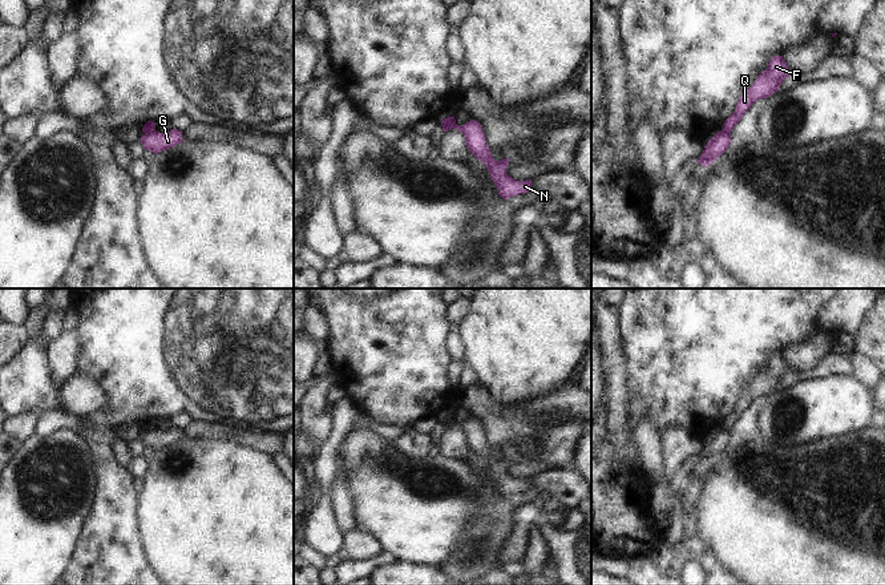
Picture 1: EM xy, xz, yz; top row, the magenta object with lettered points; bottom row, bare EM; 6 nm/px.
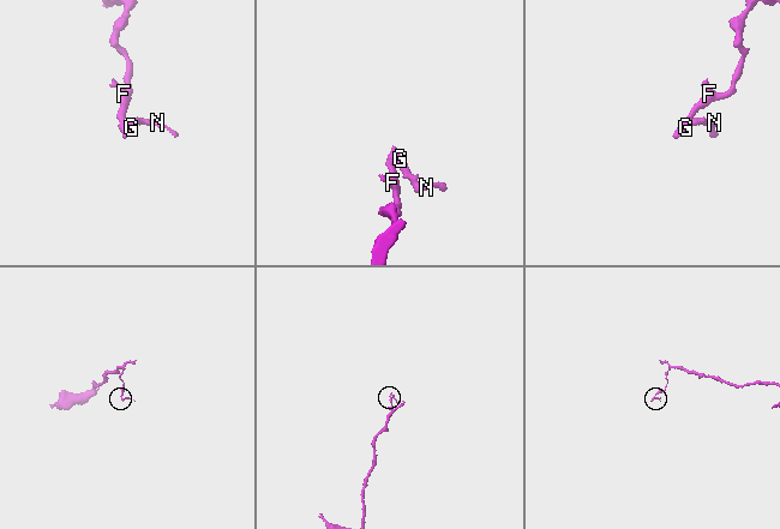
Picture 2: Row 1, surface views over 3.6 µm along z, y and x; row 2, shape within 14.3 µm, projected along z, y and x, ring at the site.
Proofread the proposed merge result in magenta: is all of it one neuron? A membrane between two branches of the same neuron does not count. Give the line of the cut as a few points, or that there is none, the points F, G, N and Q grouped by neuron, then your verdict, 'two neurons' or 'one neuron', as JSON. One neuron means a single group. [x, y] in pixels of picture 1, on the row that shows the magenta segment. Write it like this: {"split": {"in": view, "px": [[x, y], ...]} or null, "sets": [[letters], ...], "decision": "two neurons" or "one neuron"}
{"split": {"in": "xy", "px": [[154, 130], [145, 134]]}, "sets": [["F", "Q"], ["G", "N"]], "decision": "two neurons"}

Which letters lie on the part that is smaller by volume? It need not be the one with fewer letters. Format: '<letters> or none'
G, N

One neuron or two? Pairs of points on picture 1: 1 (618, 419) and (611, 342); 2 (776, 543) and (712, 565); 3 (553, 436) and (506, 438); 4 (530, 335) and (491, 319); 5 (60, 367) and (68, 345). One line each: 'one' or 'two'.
1: one
2: two
3: two
4: one
5: one

